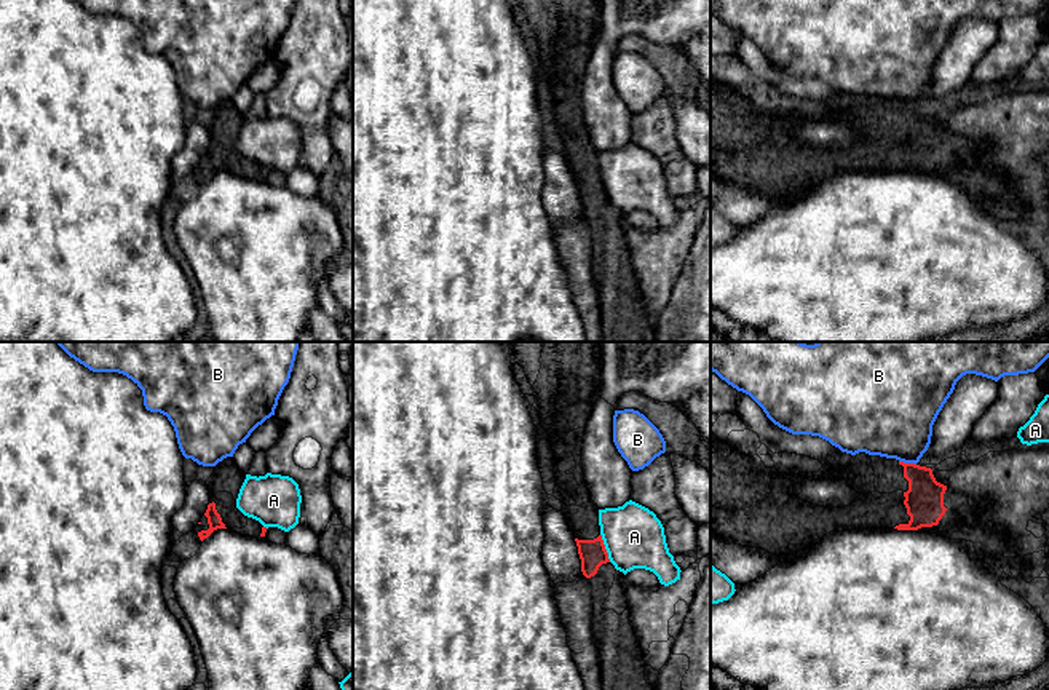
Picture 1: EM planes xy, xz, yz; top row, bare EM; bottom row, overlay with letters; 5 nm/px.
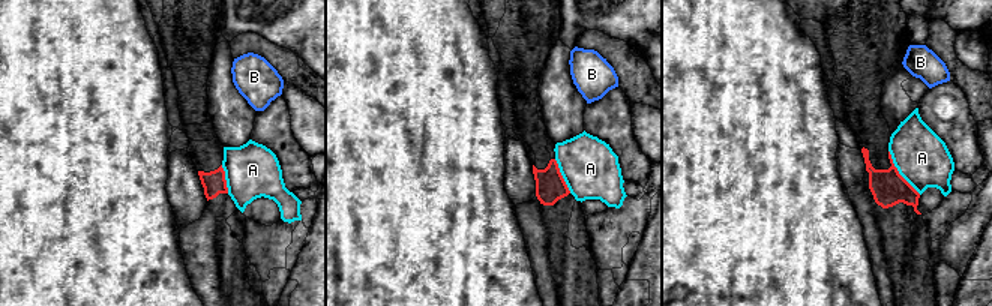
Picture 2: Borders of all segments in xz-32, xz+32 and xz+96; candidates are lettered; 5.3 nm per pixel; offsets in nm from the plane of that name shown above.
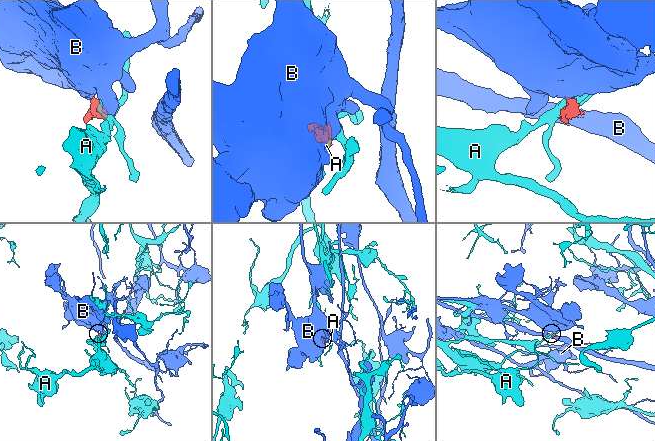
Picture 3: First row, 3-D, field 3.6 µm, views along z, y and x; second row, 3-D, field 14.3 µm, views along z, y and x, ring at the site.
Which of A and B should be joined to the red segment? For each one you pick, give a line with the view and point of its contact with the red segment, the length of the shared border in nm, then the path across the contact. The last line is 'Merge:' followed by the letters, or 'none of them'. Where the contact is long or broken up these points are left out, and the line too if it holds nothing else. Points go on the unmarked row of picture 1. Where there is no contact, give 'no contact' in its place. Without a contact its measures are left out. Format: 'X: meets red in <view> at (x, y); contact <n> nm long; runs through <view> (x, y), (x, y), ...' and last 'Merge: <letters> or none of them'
Merge: none of them

